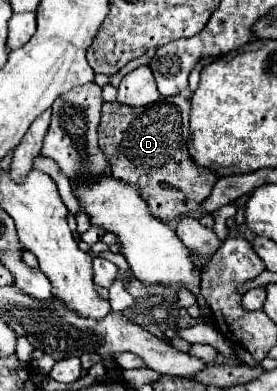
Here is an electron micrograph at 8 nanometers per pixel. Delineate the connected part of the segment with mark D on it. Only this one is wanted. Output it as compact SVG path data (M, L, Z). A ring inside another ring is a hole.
M181 95L165 97L145 107L129 107L115 101L115 103L105 103L101 111L99 147L109 159L113 177L133 183L141 191L141 197L147 199L147 205L149 209L153 209L153 215L157 215L163 221L179 219L181 215L193 215L199 209L199 205L211 195L211 189L219 179L213 171L205 167L197 167L187 151L189 113L191 113L191 101Z

